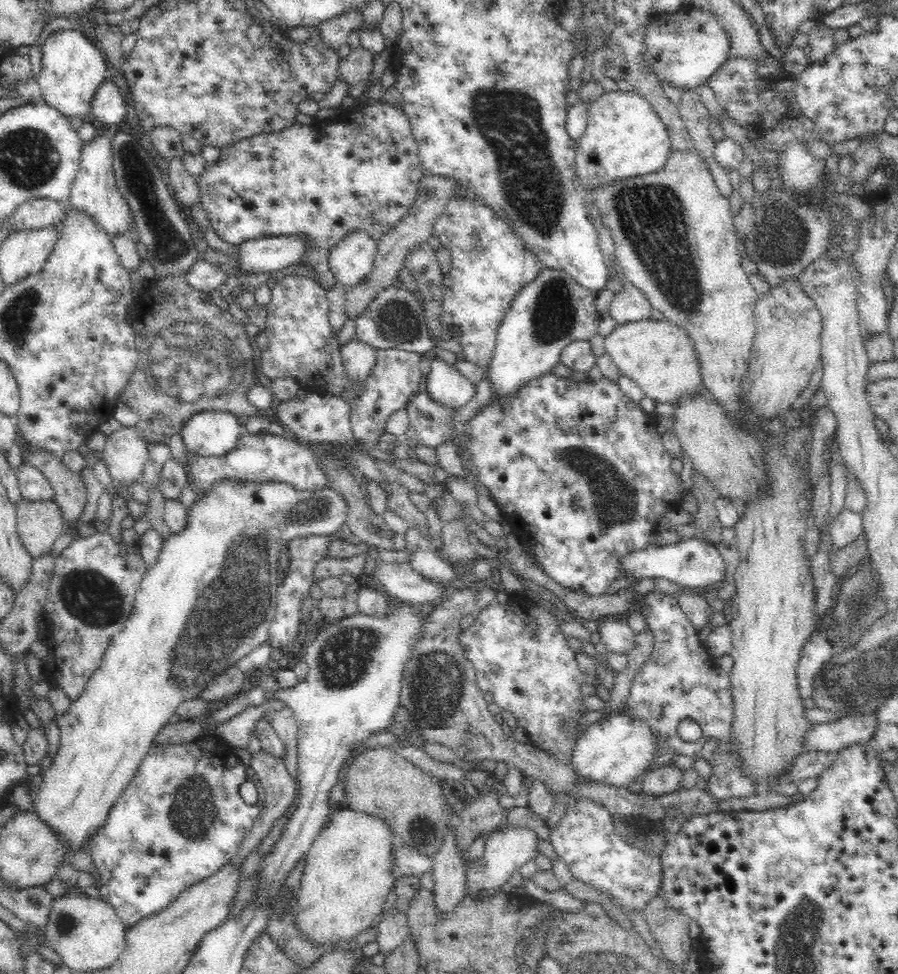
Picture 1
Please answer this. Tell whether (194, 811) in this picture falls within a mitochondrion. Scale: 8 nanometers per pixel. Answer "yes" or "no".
yes

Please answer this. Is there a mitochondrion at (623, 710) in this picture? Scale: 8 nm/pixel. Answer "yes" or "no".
no

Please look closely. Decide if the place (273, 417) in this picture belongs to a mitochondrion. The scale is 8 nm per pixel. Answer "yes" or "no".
no

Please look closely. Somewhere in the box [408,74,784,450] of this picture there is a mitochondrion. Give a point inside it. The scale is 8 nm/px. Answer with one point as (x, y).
(510, 123)

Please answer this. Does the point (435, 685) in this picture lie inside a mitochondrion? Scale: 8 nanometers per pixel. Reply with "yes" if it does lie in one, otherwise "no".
yes

